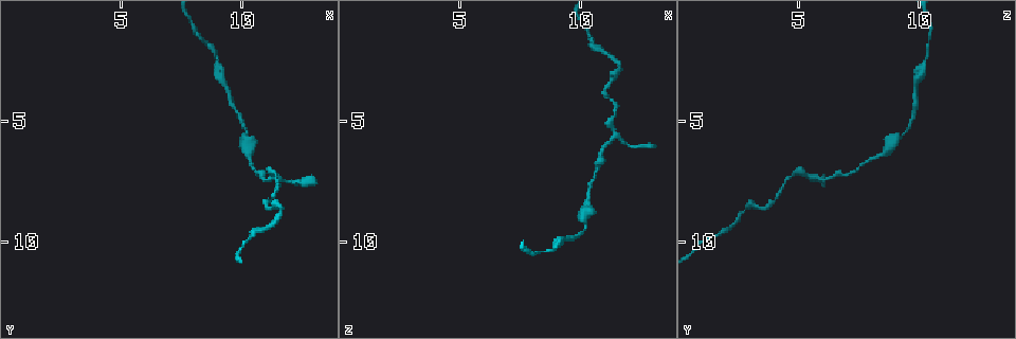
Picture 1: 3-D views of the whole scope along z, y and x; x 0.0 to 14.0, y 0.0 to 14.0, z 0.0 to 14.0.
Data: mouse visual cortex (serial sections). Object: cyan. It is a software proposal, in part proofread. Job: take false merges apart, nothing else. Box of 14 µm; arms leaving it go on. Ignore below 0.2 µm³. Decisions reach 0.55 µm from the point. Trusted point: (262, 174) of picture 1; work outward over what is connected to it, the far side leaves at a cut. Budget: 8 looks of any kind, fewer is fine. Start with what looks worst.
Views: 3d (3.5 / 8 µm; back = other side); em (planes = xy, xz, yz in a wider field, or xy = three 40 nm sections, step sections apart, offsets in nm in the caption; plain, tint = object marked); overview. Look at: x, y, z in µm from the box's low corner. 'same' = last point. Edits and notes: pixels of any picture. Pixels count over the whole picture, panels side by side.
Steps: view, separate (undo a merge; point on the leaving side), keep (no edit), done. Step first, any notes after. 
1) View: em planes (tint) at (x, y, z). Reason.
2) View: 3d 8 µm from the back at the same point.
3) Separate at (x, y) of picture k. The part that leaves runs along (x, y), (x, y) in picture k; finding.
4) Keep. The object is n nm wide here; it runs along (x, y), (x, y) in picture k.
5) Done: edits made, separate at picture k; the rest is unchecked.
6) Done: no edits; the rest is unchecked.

View: 3d 3.5 µm from the back at (11.3, 7.2, 5.0). Abrupt turn.

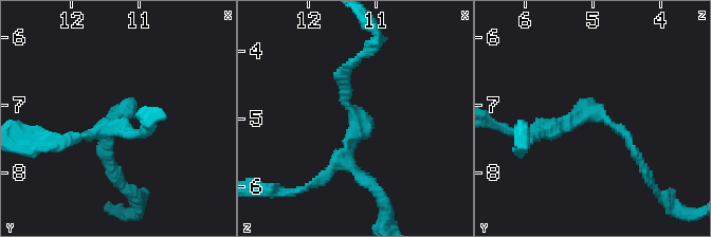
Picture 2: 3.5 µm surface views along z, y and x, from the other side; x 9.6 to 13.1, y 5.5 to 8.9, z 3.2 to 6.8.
View: em planes (tint) at (11.25, 7.15, 5.10).

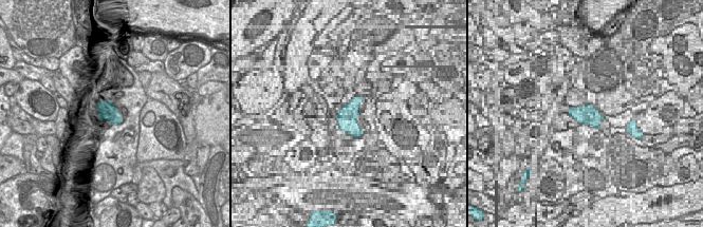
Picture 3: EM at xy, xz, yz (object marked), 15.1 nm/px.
View: em xy step 1 (tint) at the same point.

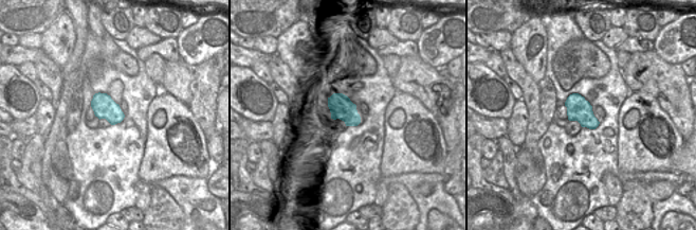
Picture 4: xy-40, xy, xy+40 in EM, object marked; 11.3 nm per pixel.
Keep. It runs along (533, 129), (599, 113), (637, 156) in picture 2; all the same cell.

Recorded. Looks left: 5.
View: 3d 8 µm at (11.7, 8.6, 2.9). Abrupt turn.

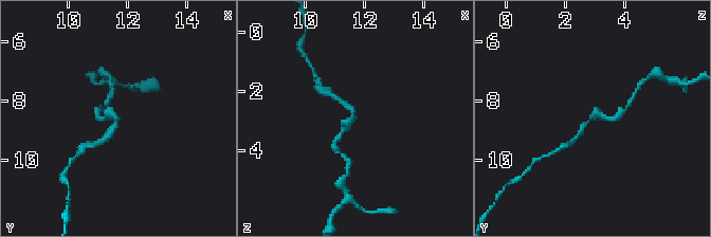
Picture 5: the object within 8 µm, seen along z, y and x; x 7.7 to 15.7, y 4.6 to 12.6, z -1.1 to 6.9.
View: em xy step 3 (tint) at (11.6, 8.5, 2.9). The arms are 200, 200 nm wide; now the EM.

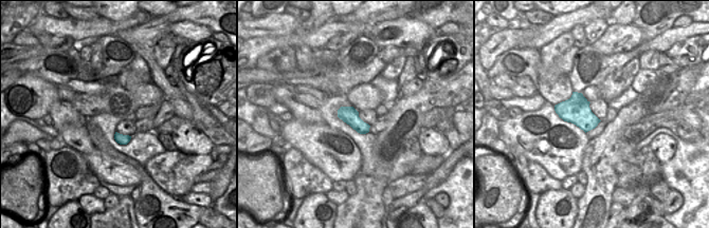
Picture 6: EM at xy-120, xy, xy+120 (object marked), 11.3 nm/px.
Keep. It runs along (617, 117), (594, 115), (576, 139) in picture 5; all the same cell.

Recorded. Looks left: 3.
View: 3d 3.5 µm at (8.5, 1.7, 10.4). A narrow waist.

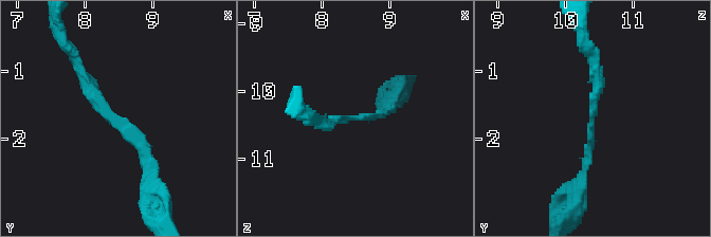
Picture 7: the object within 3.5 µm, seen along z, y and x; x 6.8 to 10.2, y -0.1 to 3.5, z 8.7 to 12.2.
View: em planes (tint) at (8.45, 1.70, 10.40). The arms are 150, 150 nm wide; now the EM.

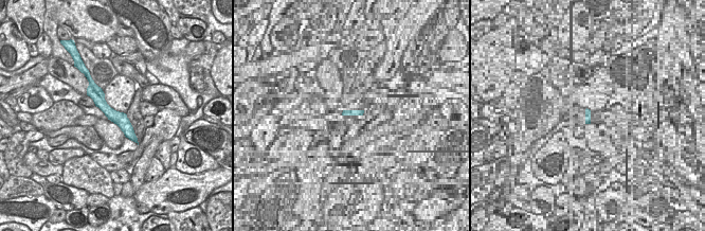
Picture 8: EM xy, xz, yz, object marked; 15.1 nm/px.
View: em xy step 1 (tint) at the same point.

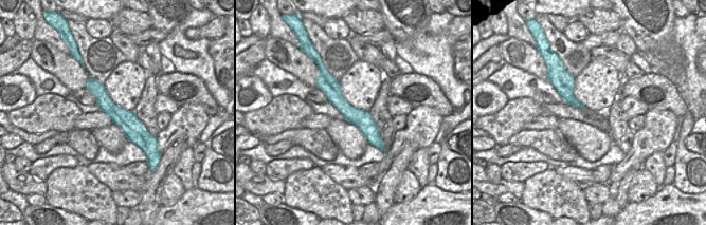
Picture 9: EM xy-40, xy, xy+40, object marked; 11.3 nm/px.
Keep. It runs along (148, 177), (145, 150), (90, 95), (77, 59) in picture 7; continuous, no second cell.

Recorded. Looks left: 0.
Done: no edits; the rest is unchecked.

